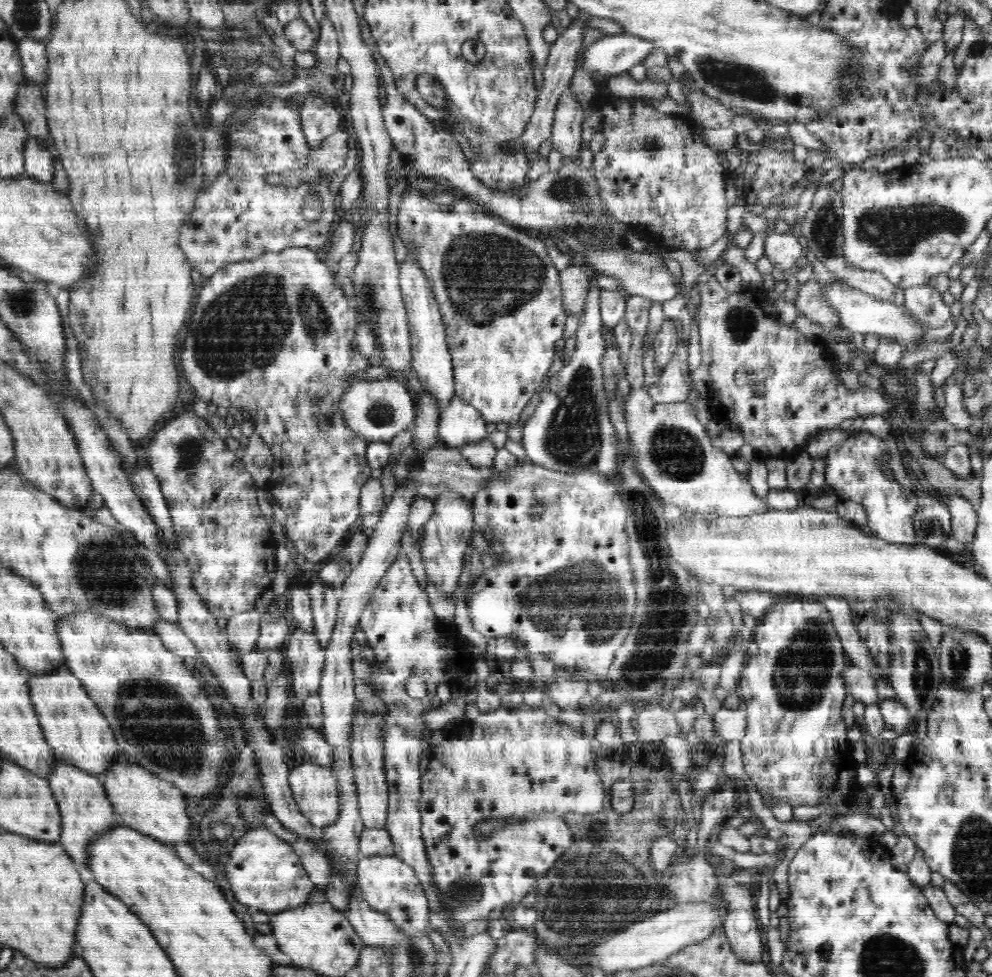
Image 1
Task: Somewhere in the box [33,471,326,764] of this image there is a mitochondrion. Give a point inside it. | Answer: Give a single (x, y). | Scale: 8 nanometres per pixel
(88, 561)

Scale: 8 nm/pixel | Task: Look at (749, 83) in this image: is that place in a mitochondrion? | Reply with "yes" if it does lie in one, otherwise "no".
yes

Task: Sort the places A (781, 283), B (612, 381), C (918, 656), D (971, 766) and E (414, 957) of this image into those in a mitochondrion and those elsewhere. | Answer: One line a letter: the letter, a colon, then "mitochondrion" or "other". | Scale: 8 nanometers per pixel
A: other
B: mitochondrion
C: mitochondrion
D: other
E: mitochondrion

